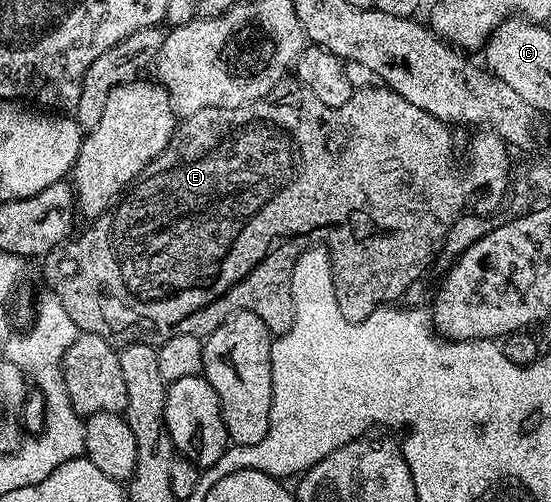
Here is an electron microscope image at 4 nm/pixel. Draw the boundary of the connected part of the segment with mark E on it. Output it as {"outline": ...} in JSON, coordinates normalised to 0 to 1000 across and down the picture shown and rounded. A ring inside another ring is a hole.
{"outline":[[[514,163],[495,175],[479,195],[434,215],[379,215],[363,219],[363,227],[336,233],[318,253],[316,273],[305,291],[289,307],[274,327],[258,341],[236,373],[221,384],[218,396],[198,418],[185,424],[169,440],[163,458],[151,470],[136,468],[125,482],[103,492],[82,512],[83,550],[91,556],[89,572],[116,602],[116,618],[123,618],[123,633],[142,651],[143,663],[165,661],[176,669],[191,669],[201,679],[221,681],[279,681],[296,667],[298,657],[309,657],[319,641],[341,631],[352,620],[377,610],[399,594],[417,572],[428,570],[437,556],[452,546],[463,530],[483,510],[501,486],[503,476],[517,462],[548,460],[574,446],[592,442],[653,442],[646,466],[650,482],[657,486],[657,512],[642,526],[641,548],[621,556],[615,574],[606,576],[610,606],[619,629],[641,645],[652,645],[672,631],[686,612],[695,612],[728,598],[726,596],[782,530],[788,506],[800,498],[802,482],[811,474],[820,450],[842,414],[851,412],[860,386],[853,375],[857,351],[844,337],[831,337],[824,315],[824,291],[817,267],[819,253],[788,229],[777,227],[762,211],[748,211],[740,195],[726,195],[710,175],[684,171],[686,175],[652,173],[639,187],[624,211],[588,211],[566,179],[559,179],[539,163]],[[672,454],[699,454],[702,470],[679,474]]]}

